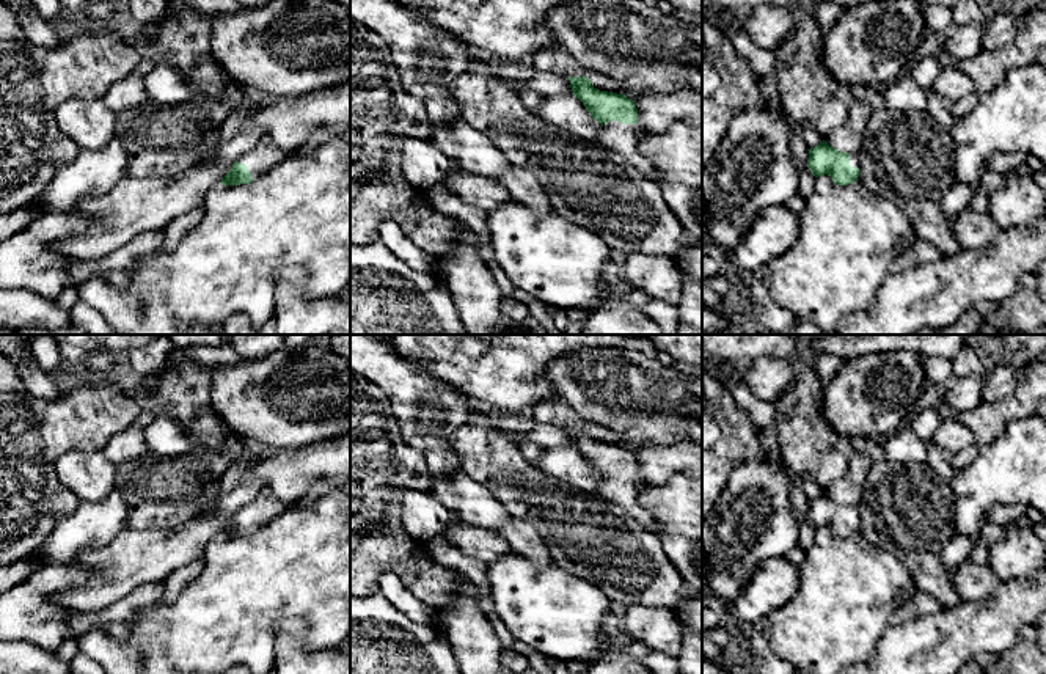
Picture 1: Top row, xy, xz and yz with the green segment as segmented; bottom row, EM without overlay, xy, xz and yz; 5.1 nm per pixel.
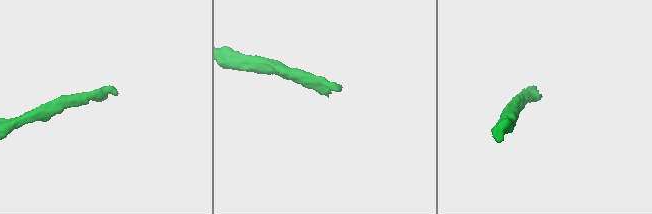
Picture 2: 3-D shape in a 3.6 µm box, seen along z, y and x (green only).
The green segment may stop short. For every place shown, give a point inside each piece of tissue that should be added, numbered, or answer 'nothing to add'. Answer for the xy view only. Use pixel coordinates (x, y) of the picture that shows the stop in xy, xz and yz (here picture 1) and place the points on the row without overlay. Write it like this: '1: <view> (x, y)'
1: xy (266, 506)

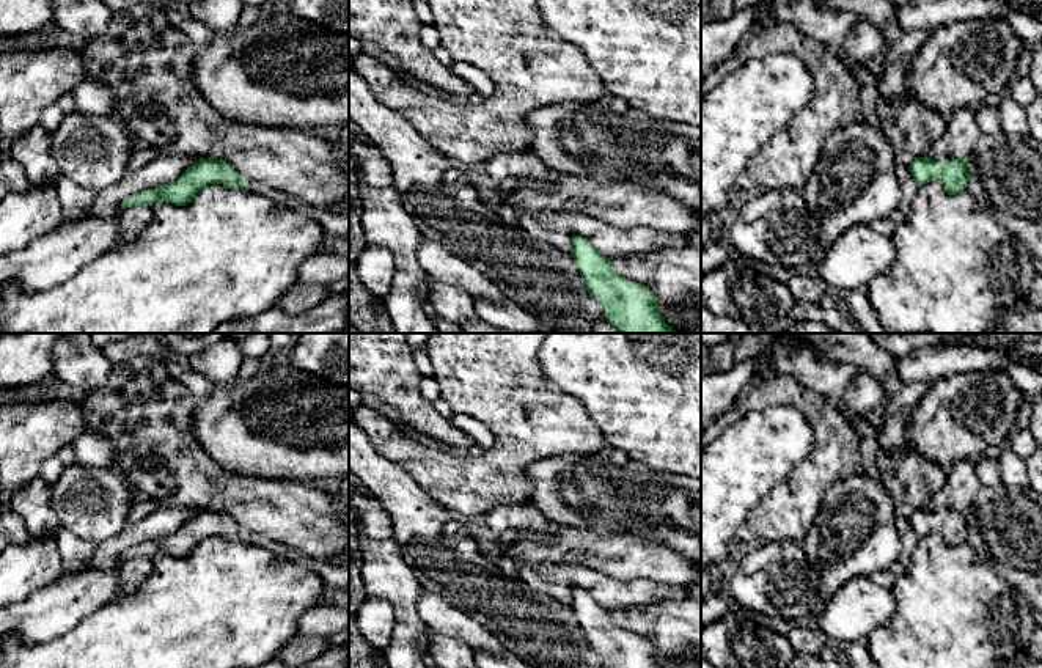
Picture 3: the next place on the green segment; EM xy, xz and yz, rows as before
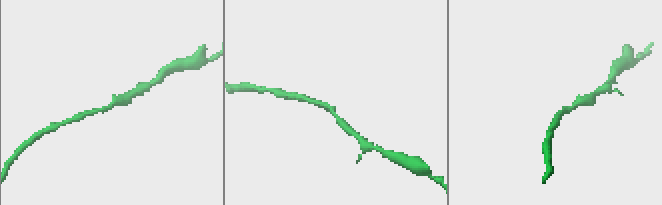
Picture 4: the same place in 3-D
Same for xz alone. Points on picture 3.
nothing to add

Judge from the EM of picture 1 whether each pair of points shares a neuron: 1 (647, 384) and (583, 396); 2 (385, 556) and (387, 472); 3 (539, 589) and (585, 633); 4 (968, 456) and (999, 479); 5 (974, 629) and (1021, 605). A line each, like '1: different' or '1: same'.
1: same
2: same
3: same
4: different
5: same

